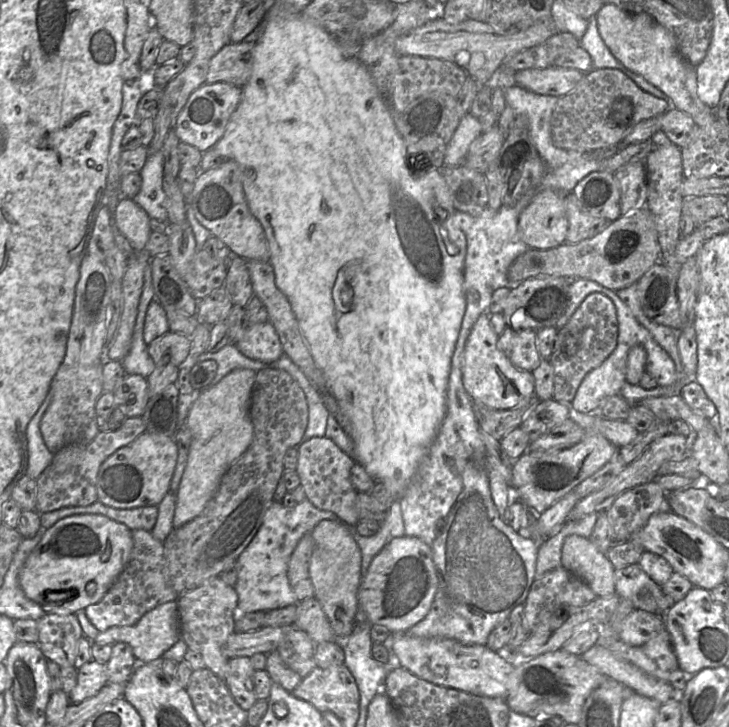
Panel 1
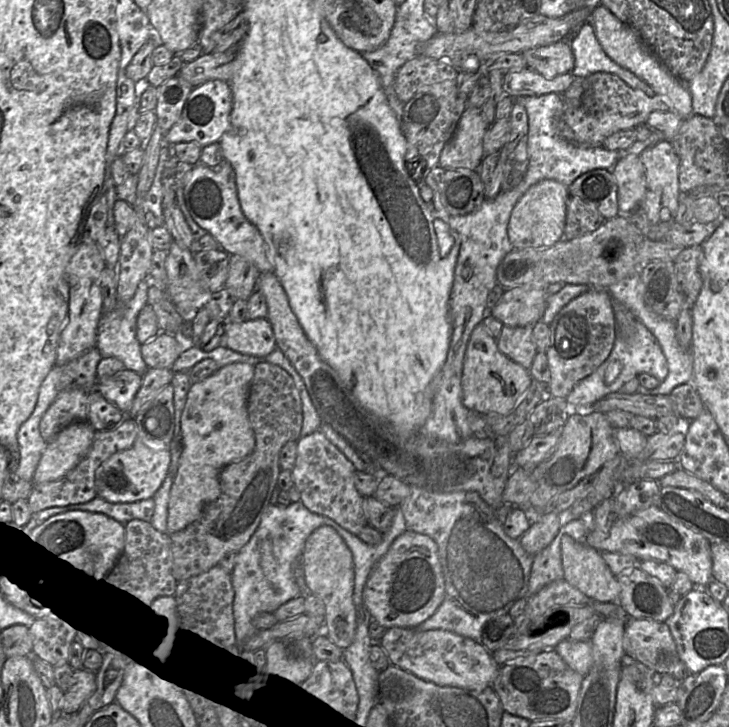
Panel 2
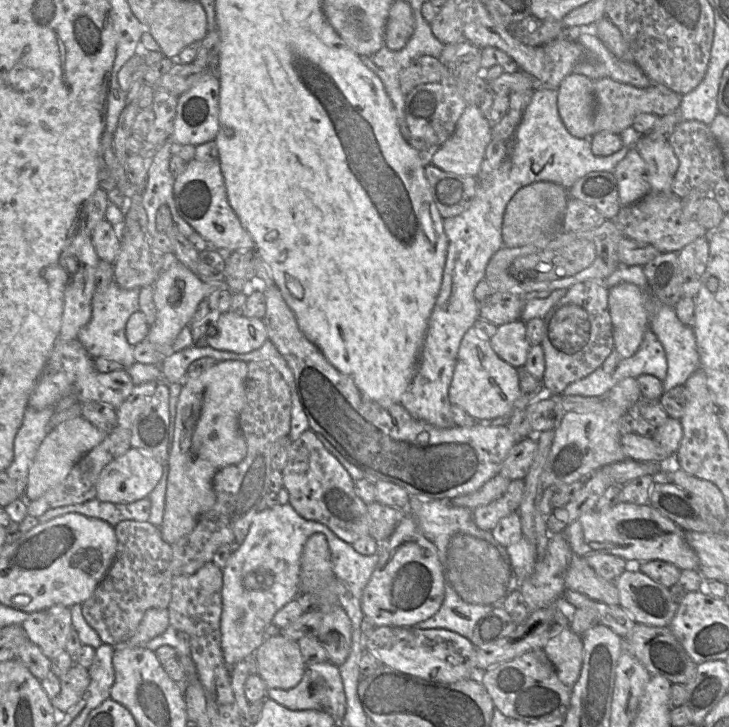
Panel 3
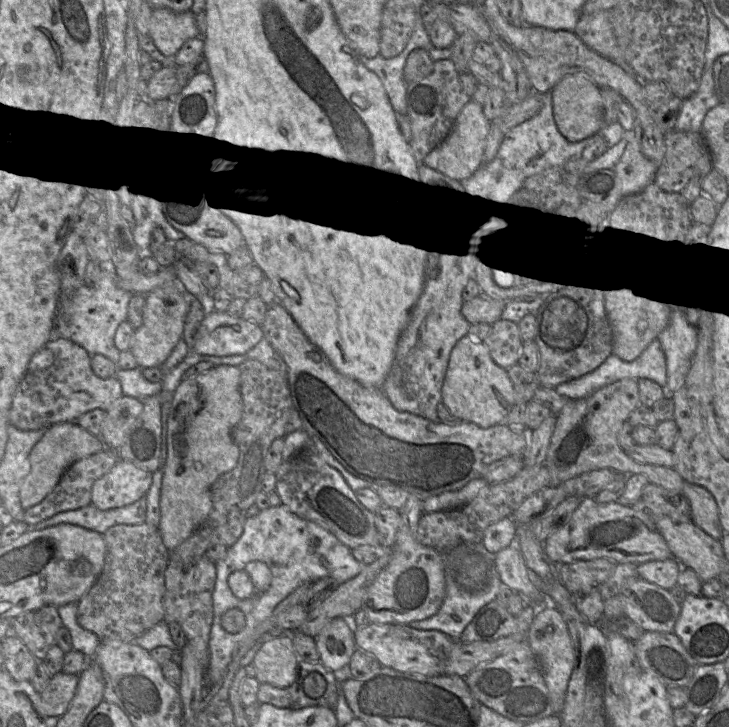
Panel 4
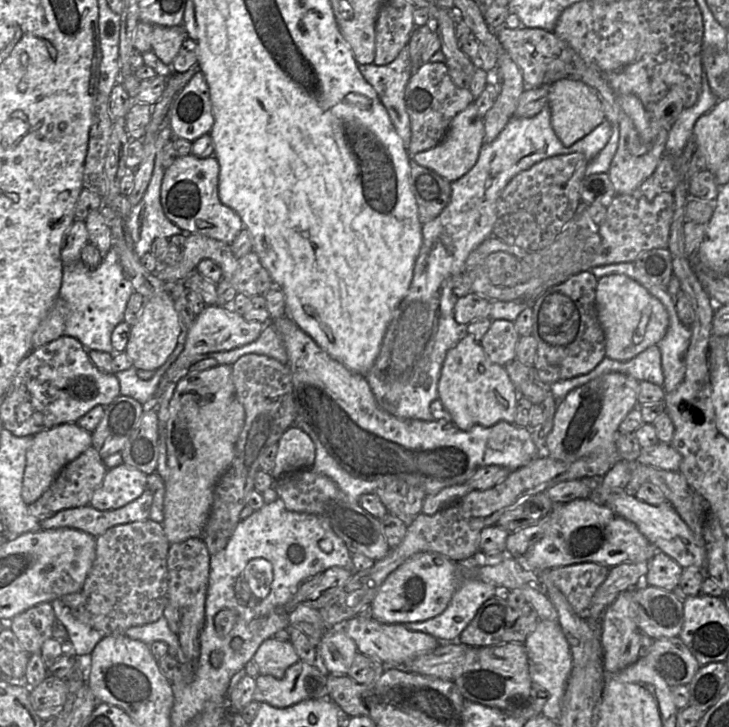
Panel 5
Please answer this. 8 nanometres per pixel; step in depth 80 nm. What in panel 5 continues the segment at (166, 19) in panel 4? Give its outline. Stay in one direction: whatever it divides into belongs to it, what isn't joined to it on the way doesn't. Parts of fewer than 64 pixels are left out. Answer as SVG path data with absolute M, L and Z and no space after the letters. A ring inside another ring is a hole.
M182 25L153 26L151 51L166 65L171 66L188 34Z

